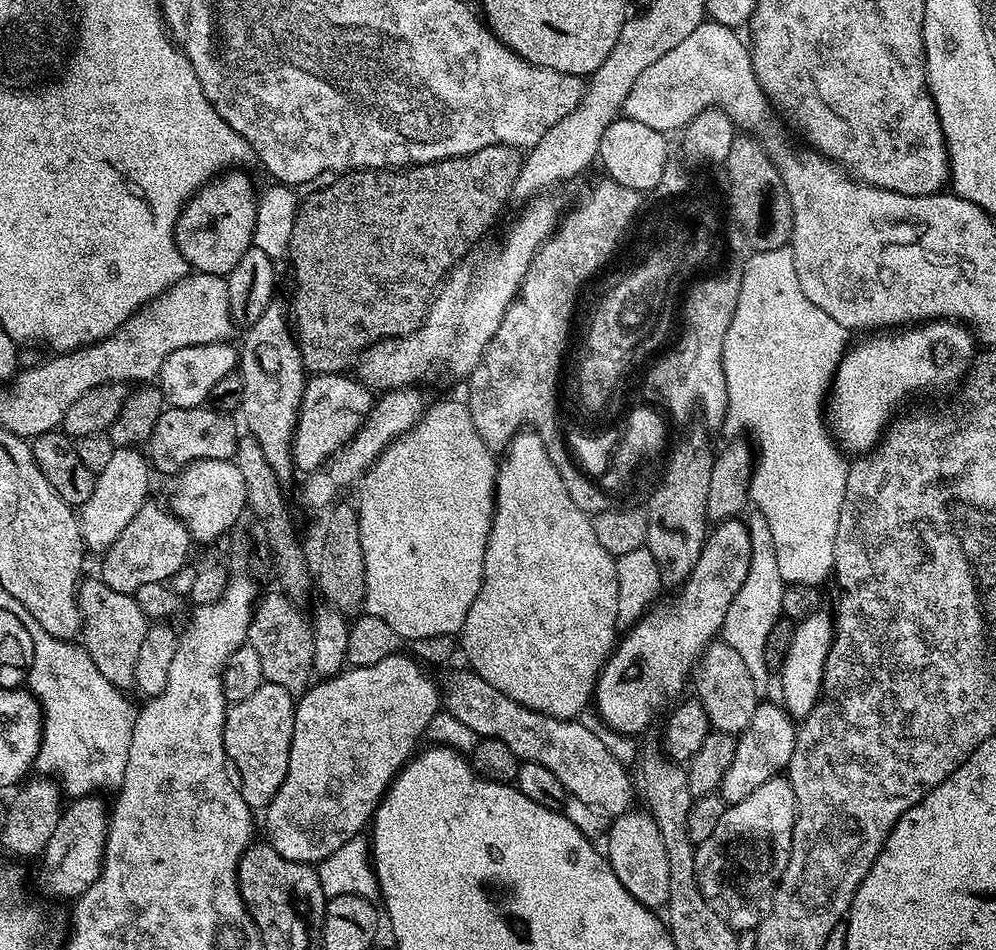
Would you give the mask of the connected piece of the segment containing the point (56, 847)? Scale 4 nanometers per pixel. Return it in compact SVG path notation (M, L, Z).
M93 794L71 801L61 811L58 827L46 842L40 864L40 892L56 900L75 901L98 878L104 865L104 847L108 837L109 805Z

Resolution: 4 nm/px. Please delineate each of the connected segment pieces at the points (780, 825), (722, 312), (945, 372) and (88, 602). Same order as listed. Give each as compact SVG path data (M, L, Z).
M779 775L770 778L770 782L762 782L762 786L758 786L758 790L754 790L754 794L742 798L742 802L727 805L722 818L718 820L718 826L714 826L714 834L710 834L710 838L706 838L706 842L695 845L697 865L704 866L711 860L733 860L736 863L736 876L732 872L724 872L721 876L711 876L710 873L704 871L701 871L698 876L704 897L714 905L720 917L731 928L755 930L764 920L764 915L772 909L772 895L776 893L776 886L779 884L790 858L795 821L794 790L788 779Z
M732 273L726 275L726 278L700 284L688 300L687 336L684 336L680 347L656 368L655 374L660 391L668 396L668 400L672 401L673 408L676 409L677 421L686 419L697 404L700 407L700 416L705 420L703 423L709 429L719 429L723 425L724 415L728 412L728 395L726 374L722 366L722 346L726 330L730 330L730 322L738 306L739 293L740 277Z
M946 319L924 322L919 326L908 326L903 330L880 330L865 336L868 337L858 341L857 344L855 341L840 359L826 401L826 420L830 425L831 435L837 445L848 454L871 452L879 444L885 428L892 423L894 419L892 411L911 392L940 392L943 388L950 387L952 383L955 385L963 381L970 361L978 352L977 337L963 323Z
M99 578L85 579L76 594L80 616L84 620L82 647L88 652L98 671L113 685L128 690L138 680L140 655L146 650L147 632L150 627L148 617L142 614L135 595L127 596L118 590L110 590Z

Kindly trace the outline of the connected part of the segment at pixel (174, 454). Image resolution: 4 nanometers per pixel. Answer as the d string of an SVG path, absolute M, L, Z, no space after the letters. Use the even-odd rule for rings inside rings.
M165 407L158 418L146 445L146 456L151 467L160 472L179 474L184 467L202 459L231 460L236 454L238 431L231 415L215 412L213 408Z

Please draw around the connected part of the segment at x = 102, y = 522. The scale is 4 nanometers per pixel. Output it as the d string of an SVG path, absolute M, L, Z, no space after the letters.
M113 447L112 453L110 454L110 462L101 472L96 473L94 494L90 494L90 498L86 498L86 502L79 505L78 508L80 533L84 539L85 549L87 549L89 553L96 552L96 554L103 554L118 538L118 534L122 534L122 530L126 530L130 518L134 518L134 514L138 514L138 510L149 499L148 472L150 473L149 461L146 459L145 453L141 451L139 447Z

